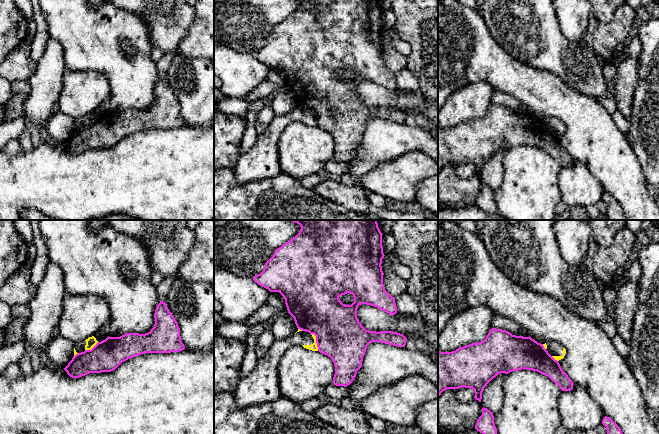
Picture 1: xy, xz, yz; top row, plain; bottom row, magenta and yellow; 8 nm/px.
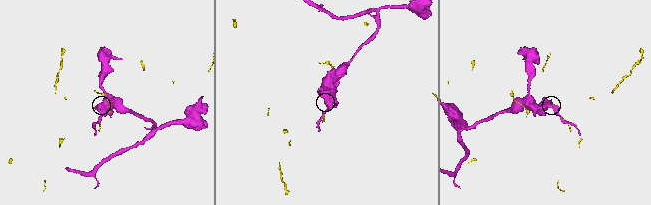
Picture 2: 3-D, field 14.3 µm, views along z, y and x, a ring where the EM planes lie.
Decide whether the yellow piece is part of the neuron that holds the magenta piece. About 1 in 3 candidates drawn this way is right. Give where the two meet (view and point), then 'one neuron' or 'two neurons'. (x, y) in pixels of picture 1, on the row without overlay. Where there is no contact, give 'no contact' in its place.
contact xz (316, 117); two neurons

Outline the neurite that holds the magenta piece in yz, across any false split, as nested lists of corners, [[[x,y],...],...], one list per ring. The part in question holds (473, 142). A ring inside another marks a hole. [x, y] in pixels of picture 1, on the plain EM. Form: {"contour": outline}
{"contour": [[[492,104],[486,114],[478,119],[460,123],[452,128],[438,126],[438,173],[447,165],[472,164],[474,174],[481,178],[487,160],[500,149],[508,150],[521,145],[537,147],[548,152],[562,167],[571,167],[574,159],[562,146],[543,120],[534,115],[512,111],[502,105]]]}

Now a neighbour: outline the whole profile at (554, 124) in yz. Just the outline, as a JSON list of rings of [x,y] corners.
[[[548,117],[547,119],[543,120],[543,122],[557,137],[563,135],[566,130],[566,125],[558,117]]]

